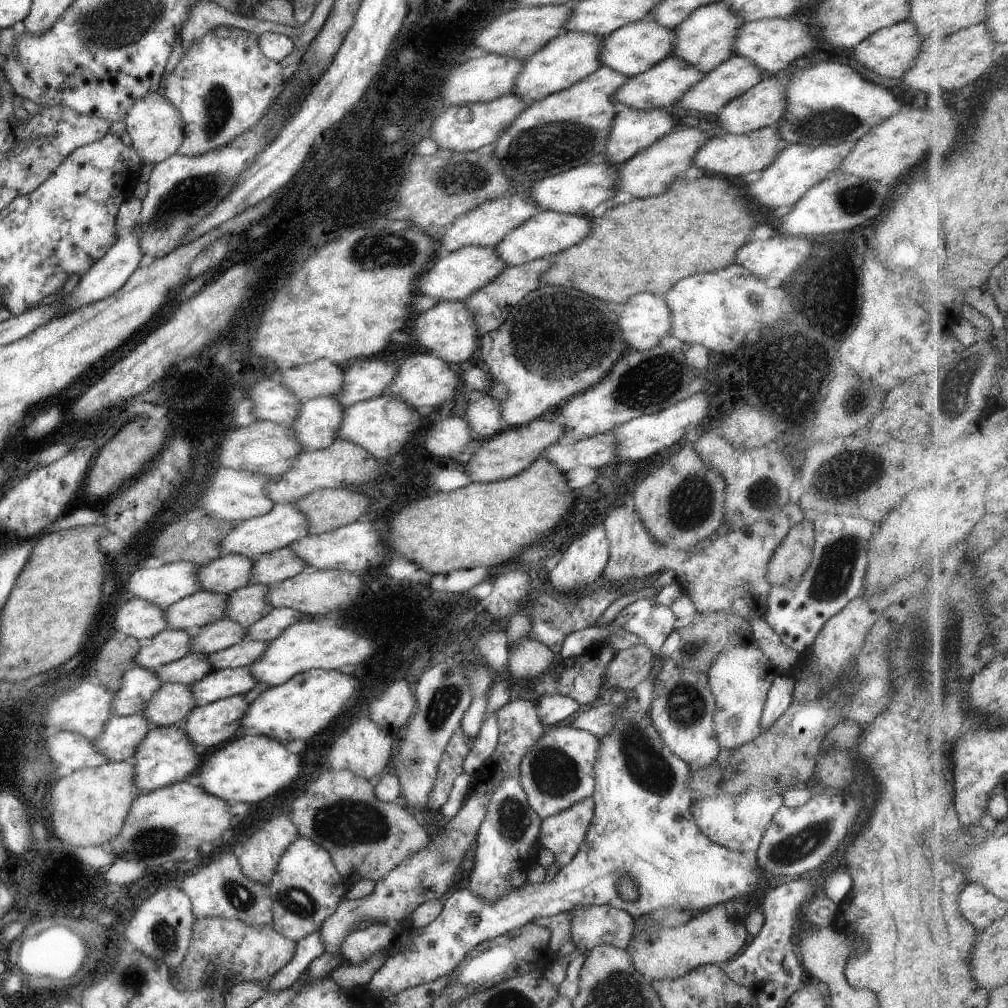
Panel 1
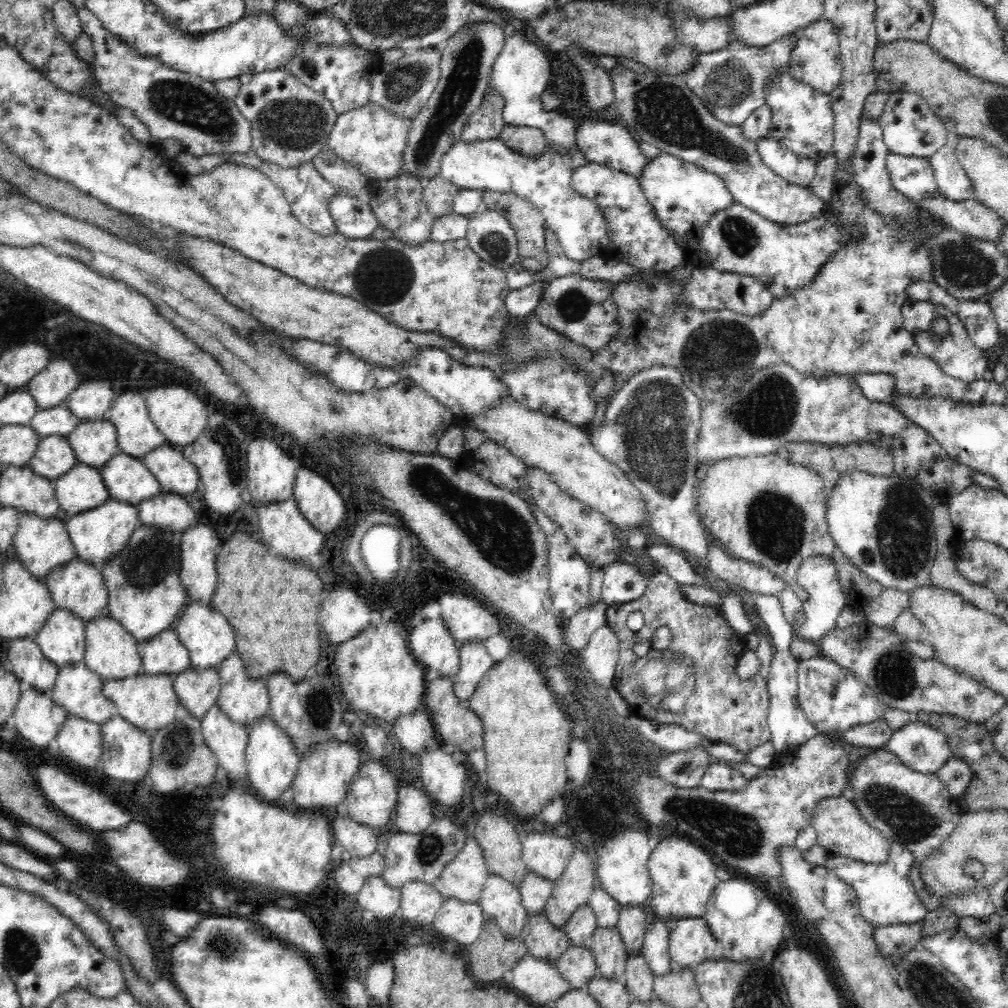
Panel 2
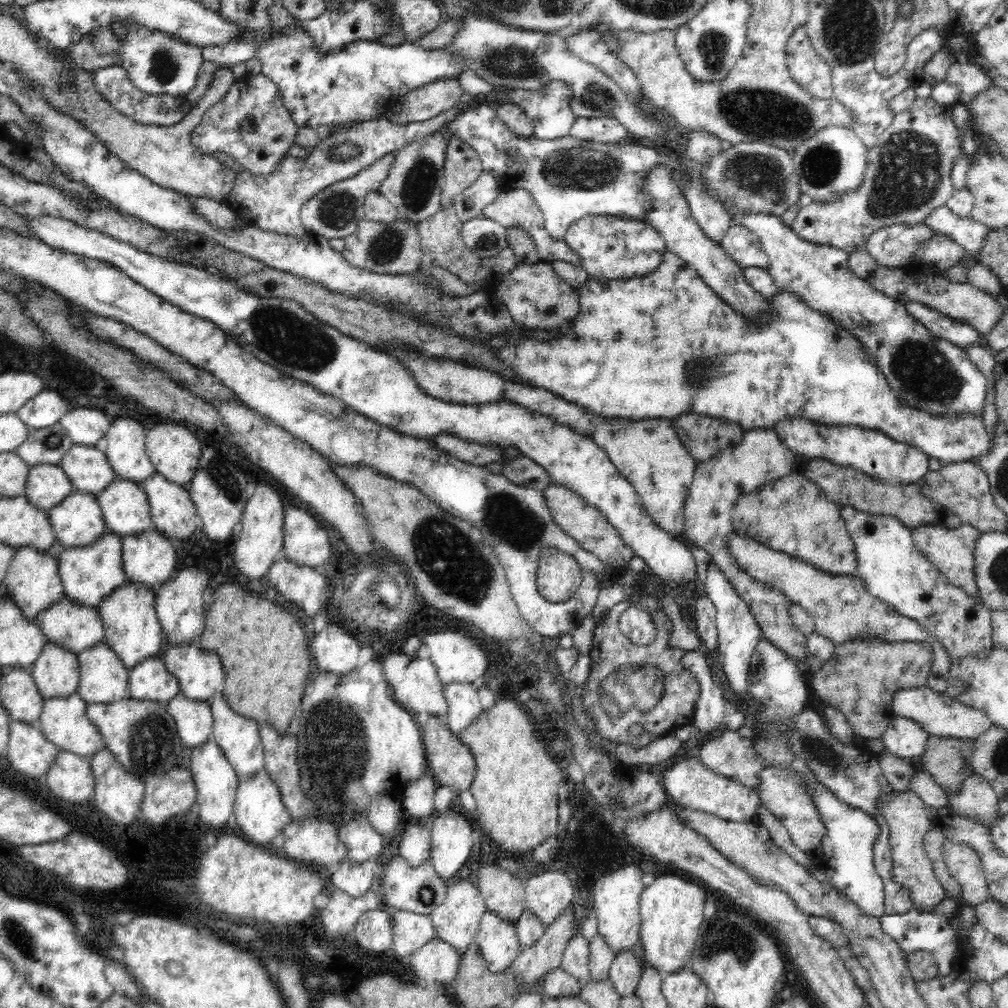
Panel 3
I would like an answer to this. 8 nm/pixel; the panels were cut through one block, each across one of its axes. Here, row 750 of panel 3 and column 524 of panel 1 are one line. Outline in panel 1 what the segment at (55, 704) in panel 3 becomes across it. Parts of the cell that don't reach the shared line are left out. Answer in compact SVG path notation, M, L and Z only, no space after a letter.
M567 31L566 34L551 38L535 54L524 59L523 68L515 78L511 94L519 96L525 104L529 105L533 100L541 100L553 92L569 88L577 80L585 78L587 74L601 67L598 60L601 39L593 34L575 31Z

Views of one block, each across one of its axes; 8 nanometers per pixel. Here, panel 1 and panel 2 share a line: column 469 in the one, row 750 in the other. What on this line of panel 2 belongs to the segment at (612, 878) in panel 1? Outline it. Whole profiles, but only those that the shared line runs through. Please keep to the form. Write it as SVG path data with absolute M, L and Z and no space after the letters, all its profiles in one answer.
M913 717L902 729L893 731L886 747L900 757L904 765L929 775L952 756L942 732L921 723L919 717Z

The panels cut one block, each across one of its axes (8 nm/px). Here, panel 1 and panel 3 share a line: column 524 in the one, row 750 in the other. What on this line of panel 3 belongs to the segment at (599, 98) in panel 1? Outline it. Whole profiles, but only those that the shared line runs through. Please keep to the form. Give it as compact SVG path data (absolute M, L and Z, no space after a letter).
M124 698L110 704L87 704L86 715L96 726L103 744L117 763L126 772L143 782L151 776L161 776L176 766L182 752L175 721L168 714L165 705L154 701Z

